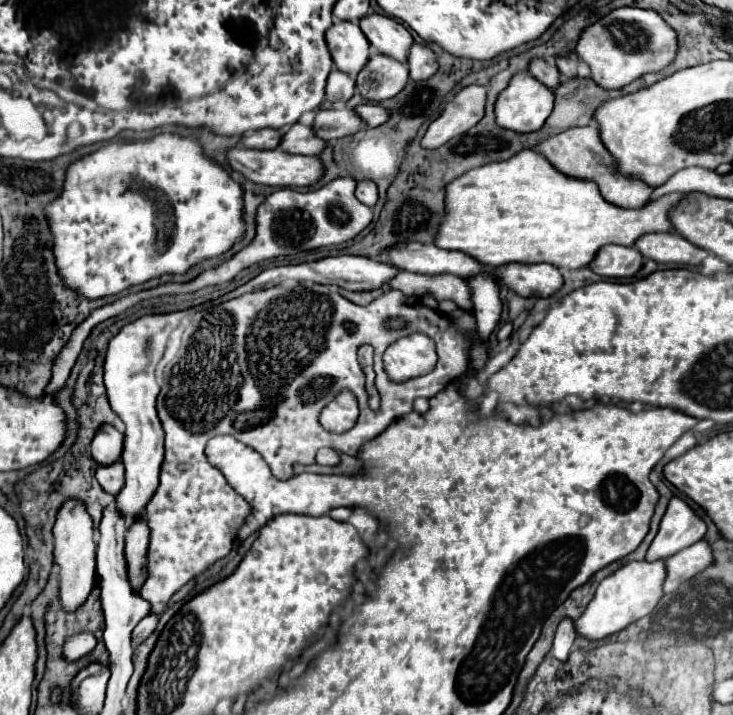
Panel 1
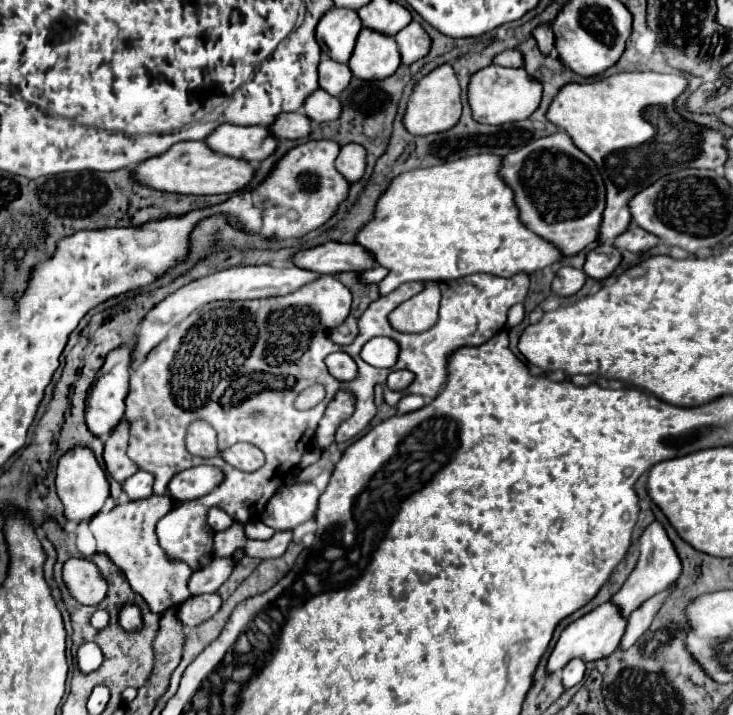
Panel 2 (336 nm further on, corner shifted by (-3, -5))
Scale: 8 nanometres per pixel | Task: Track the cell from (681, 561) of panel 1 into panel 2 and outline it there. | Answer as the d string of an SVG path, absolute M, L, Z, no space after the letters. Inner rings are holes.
M669 590L661 592L661 594L653 596L653 598L649 598L645 604L641 604L641 608L637 608L627 618L627 630L625 630L623 638L621 638L621 650L631 648L643 636L643 632L651 626L653 616L659 612L659 608L663 606L663 602L665 602L667 596L669 596Z

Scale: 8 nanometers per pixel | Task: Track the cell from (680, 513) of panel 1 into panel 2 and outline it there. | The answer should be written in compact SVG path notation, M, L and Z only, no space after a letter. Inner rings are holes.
M653 522L651 526L645 528L645 532L639 538L639 562L635 566L635 570L631 572L631 576L627 578L627 582L621 586L619 592L613 594L611 604L617 604L617 608L621 608L623 616L627 618L635 608L639 608L645 600L649 600L651 596L667 590L681 574L681 560L671 544L671 540L667 538L667 532L663 530L663 526L659 522Z

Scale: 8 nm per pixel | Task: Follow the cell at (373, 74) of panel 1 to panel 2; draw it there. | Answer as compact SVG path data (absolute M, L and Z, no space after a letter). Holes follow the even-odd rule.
M361 28L347 64L353 76L361 80L383 80L399 68L401 56L393 36L385 36L371 28Z

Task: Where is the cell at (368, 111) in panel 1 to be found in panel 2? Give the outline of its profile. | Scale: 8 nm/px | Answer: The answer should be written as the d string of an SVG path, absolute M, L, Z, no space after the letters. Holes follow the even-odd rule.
M319 88L317 92L309 94L309 100L305 100L303 112L305 116L309 116L313 122L319 122L319 124L337 120L337 116L341 114L341 102Z

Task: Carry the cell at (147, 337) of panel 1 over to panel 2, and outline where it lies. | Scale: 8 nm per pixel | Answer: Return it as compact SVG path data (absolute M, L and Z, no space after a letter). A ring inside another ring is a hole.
M237 266L237 268L227 268L221 272L215 272L211 276L199 278L189 282L187 286L179 288L171 296L167 296L163 302L159 302L141 322L141 330L137 334L137 344L135 344L135 362L141 362L167 334L169 330L179 324L183 318L187 318L193 310L213 302L213 300L253 300L253 298L269 298L269 296L283 296L289 294L303 284L315 280L319 274L307 272L295 266L283 266L283 268L273 268L273 266Z

